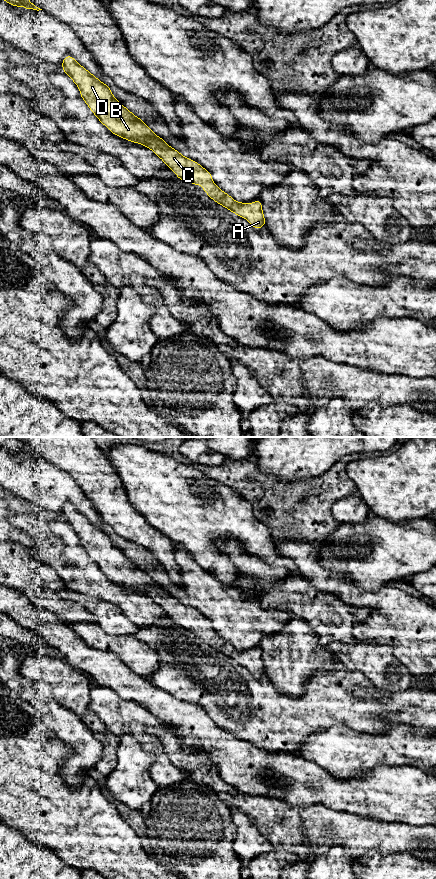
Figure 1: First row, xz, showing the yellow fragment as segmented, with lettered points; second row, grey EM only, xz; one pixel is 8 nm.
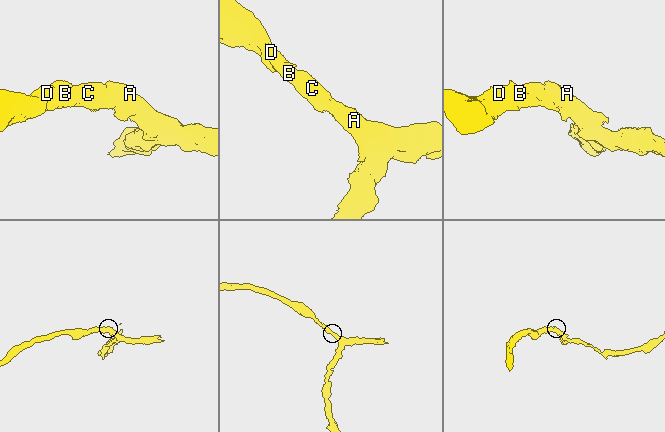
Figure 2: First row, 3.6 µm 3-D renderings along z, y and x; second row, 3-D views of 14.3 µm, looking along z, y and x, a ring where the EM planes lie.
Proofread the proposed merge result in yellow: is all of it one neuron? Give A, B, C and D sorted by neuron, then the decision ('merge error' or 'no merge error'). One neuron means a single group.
groups A B C D; no merge error

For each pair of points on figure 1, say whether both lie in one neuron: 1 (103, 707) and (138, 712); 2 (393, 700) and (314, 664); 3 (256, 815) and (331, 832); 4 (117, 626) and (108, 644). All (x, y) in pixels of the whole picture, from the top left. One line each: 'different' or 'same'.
1: same
2: different
3: same
4: different

